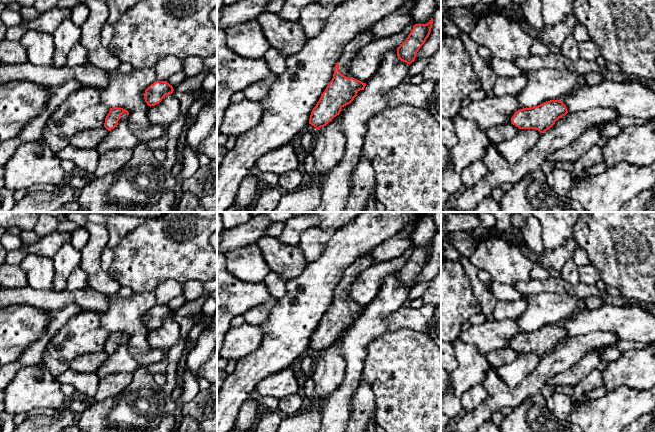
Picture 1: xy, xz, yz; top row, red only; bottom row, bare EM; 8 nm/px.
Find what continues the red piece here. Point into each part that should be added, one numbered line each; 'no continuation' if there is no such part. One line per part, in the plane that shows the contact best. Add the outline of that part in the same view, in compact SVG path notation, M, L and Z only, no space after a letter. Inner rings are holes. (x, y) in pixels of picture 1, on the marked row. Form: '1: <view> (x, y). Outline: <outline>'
1: xz (365, 37). Outline: M371 27L365 29L363 32L356 35L356 37L348 44L343 50L341 57L338 60L339 71L344 76L350 78L348 74L349 64L356 53L374 40L374 36L371 31Z

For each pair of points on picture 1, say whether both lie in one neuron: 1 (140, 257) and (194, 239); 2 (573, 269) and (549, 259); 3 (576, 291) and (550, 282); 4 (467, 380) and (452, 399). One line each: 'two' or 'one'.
1: one
2: two
3: one
4: one

